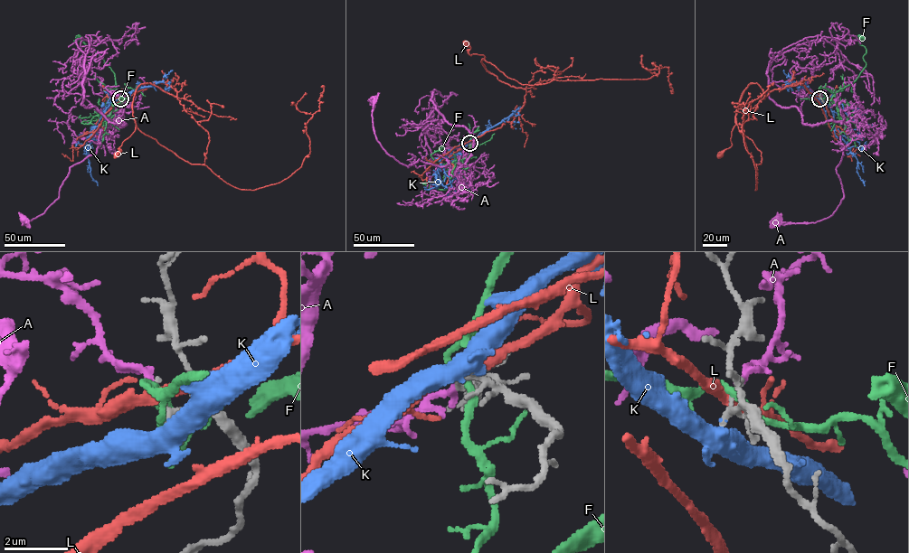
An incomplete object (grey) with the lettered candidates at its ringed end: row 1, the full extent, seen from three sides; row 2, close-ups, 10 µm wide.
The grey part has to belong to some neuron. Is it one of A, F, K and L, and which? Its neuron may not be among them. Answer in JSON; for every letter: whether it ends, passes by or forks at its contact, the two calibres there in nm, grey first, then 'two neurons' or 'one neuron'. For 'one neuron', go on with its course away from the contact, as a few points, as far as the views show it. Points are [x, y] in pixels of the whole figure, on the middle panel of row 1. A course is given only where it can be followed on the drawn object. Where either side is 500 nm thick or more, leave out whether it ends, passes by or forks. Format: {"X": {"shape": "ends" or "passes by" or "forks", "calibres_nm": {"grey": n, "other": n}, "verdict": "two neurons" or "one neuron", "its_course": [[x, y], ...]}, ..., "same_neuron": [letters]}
{"A": {"shape": "ends", "calibres_nm": {"grey": 130, "other": 240}, "verdict": "two neurons"}, "F": {"shape": "passes by", "calibres_nm": {"grey": 120, "other": 200}, "verdict": "two neurons"}, "K": {"shape": "forks", "calibres_nm": {"grey": 130, "other": 300}, "verdict": "one neuron", "its_course": [[469, 143], [453, 156], [444, 157], [440, 162], [436, 179], [447, 187]]}, "L": {"shape": "passes by", "calibres_nm": {"grey": 150, "other": 360}, "verdict": "two neurons"}, "same_neuron": ["K"]}

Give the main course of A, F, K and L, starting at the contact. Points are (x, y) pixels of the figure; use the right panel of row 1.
A: (819, 97), (825, 86), (836, 92), (846, 127), (836, 168), (843, 197), (832, 215), (817, 222), (777, 220)
F: (820, 98), (830, 100), (839, 89), (852, 83), (866, 66), (863, 56), (866, 49), (858, 42), (861, 38)
K: (819, 98), (830, 106), (834, 125), (856, 156), (857, 173), (864, 186)
L: (819, 97), (799, 82), (773, 89), (765, 96), (756, 83), (750, 83), (739, 103), (732, 145), (721, 154)

